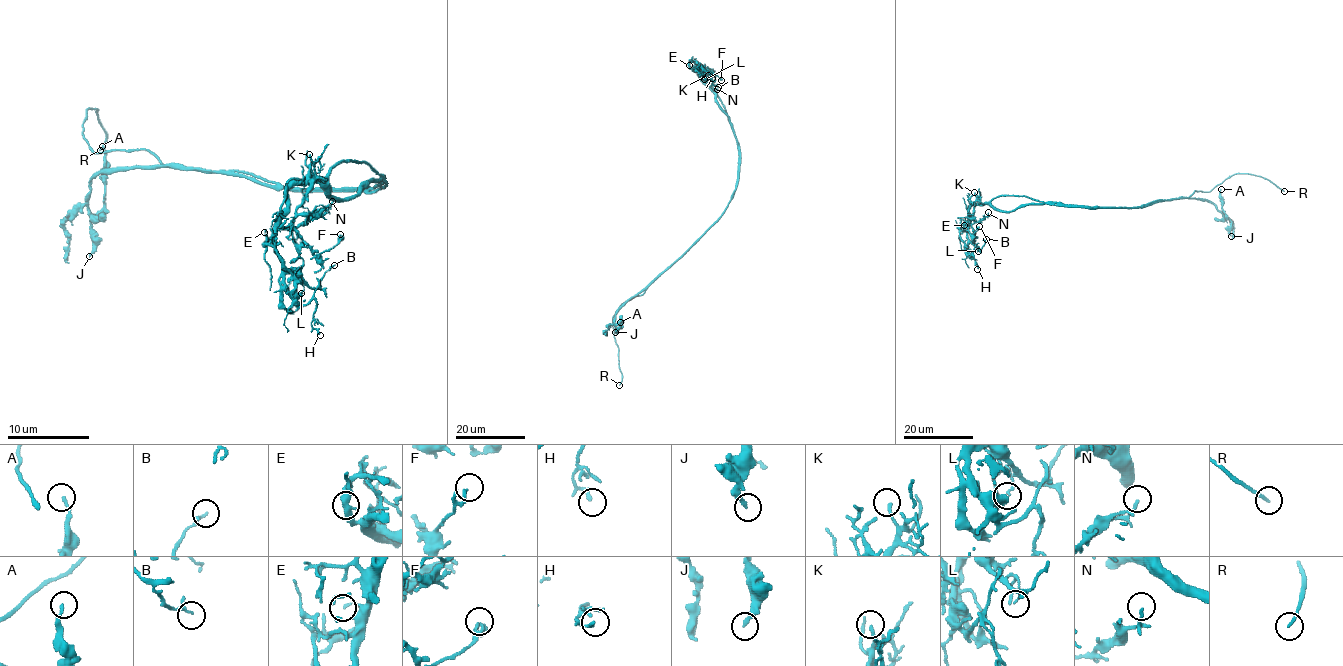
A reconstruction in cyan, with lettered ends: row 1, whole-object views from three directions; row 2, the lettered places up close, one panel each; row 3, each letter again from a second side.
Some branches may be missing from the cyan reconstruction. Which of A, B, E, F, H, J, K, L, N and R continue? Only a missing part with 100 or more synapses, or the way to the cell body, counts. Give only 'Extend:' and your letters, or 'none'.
Extend: R

